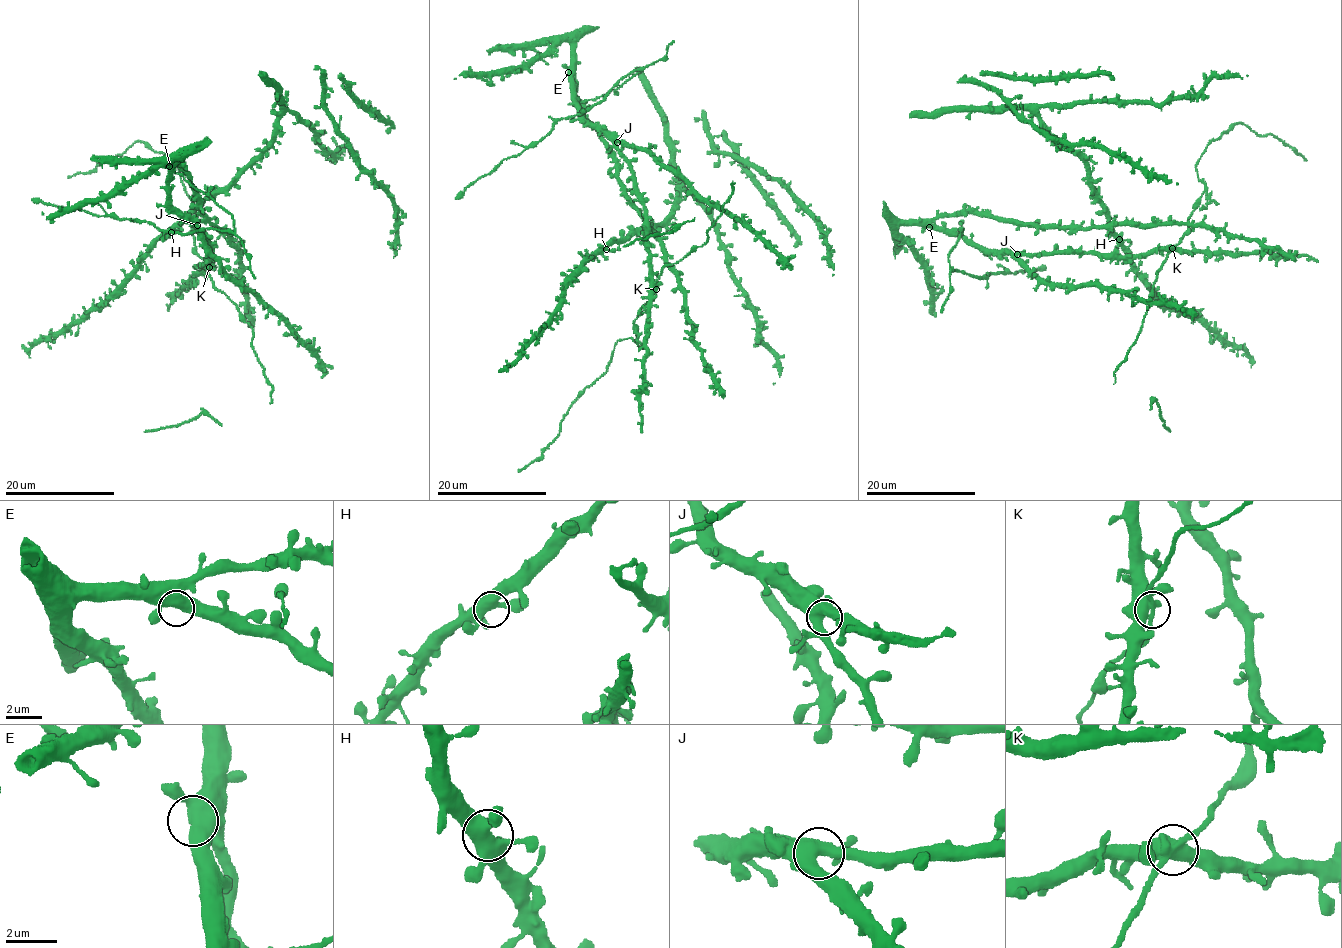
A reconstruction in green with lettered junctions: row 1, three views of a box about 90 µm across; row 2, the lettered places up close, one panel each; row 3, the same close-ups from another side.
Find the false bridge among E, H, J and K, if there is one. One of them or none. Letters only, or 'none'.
none

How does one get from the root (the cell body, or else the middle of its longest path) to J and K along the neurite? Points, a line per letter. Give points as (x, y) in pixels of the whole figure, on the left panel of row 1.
J: (176, 161), (168, 180), (167, 197), (174, 208), (189, 215), (197, 225)
K: (176, 161), (168, 180), (167, 197), (174, 208), (205, 234), (205, 242), (211, 247), (205, 264), (209, 267)

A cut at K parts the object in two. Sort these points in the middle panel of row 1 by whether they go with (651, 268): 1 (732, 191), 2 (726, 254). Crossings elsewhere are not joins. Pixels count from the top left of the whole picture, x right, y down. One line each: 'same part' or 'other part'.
1: other part
2: same part

